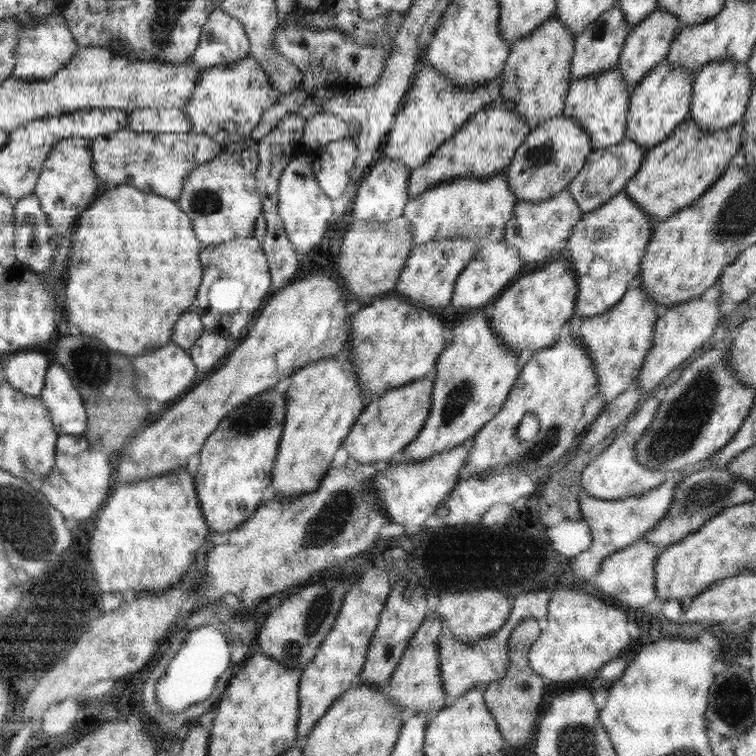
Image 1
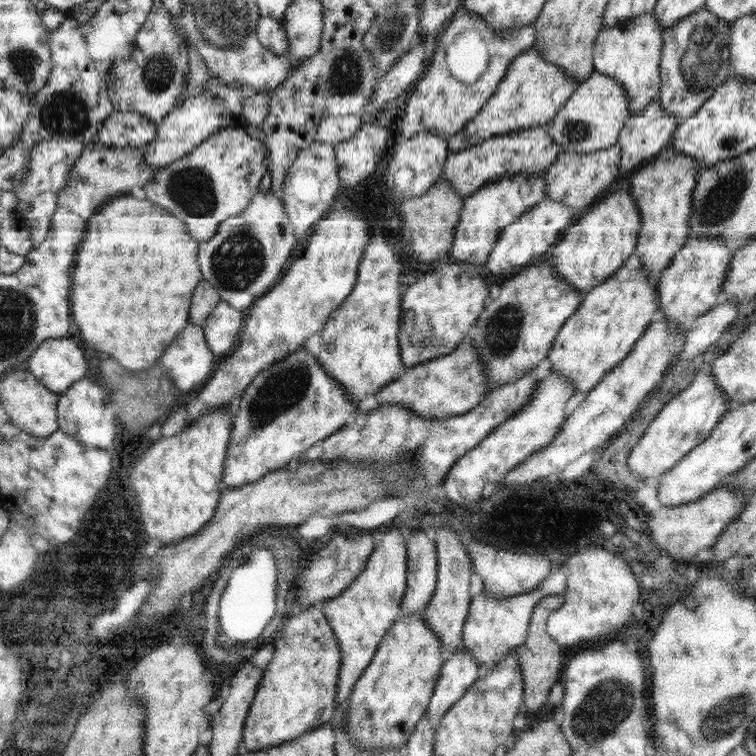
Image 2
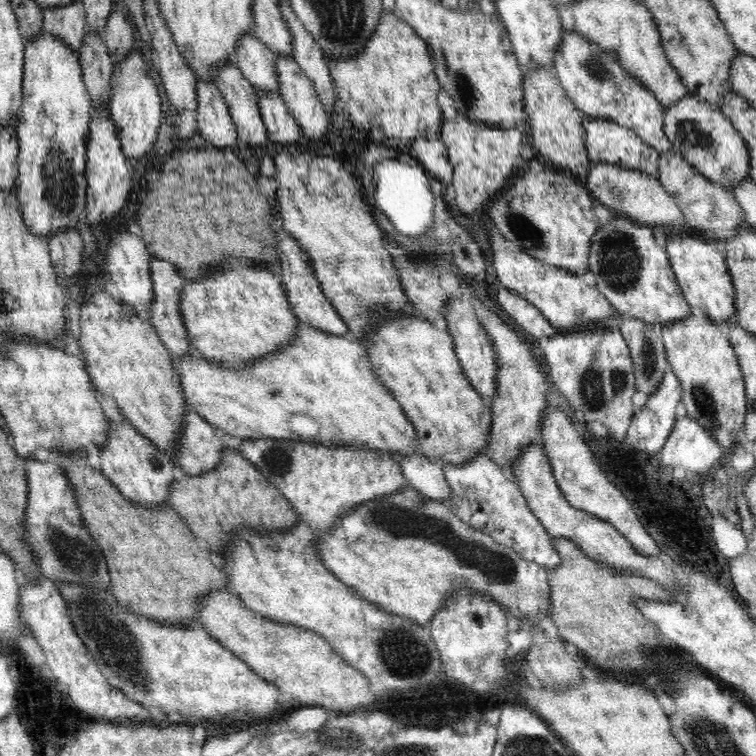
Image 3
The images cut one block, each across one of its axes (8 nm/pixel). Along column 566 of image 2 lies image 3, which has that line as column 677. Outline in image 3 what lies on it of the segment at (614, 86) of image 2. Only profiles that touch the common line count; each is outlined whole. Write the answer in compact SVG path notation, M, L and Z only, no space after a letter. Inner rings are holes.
M686 95L680 102L666 107L664 133L674 151L684 155L690 165L711 182L728 188L742 184L746 178L750 178L750 157L746 141L730 120L708 102L694 95Z

